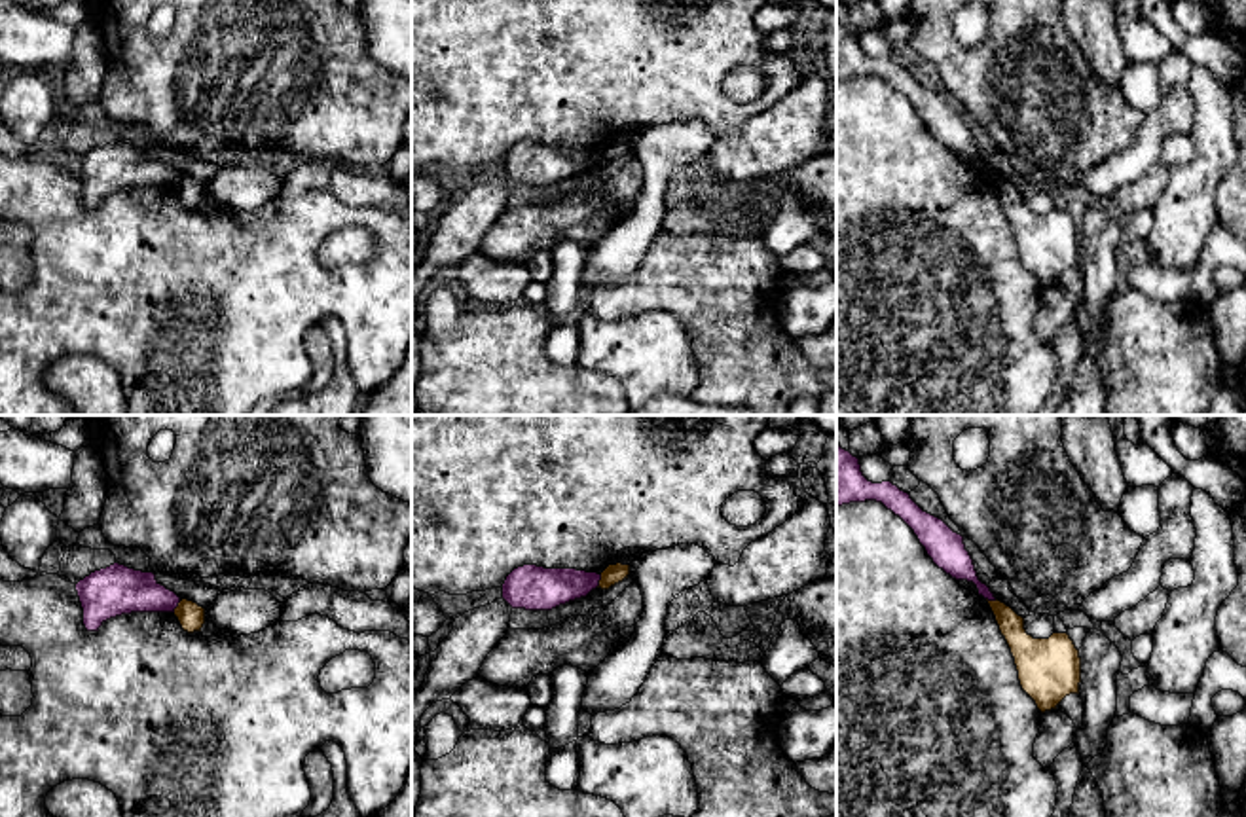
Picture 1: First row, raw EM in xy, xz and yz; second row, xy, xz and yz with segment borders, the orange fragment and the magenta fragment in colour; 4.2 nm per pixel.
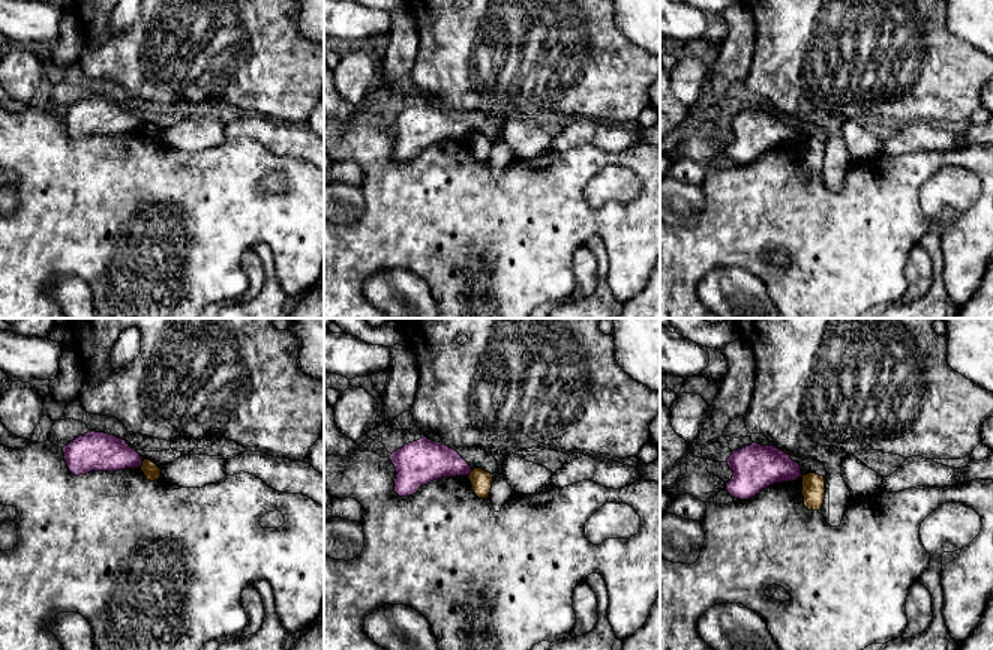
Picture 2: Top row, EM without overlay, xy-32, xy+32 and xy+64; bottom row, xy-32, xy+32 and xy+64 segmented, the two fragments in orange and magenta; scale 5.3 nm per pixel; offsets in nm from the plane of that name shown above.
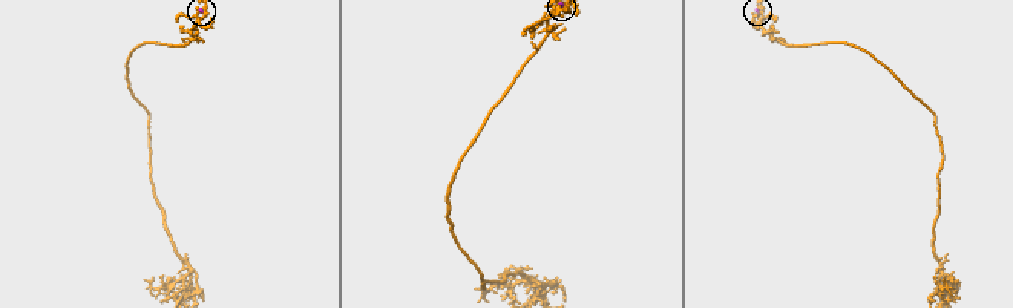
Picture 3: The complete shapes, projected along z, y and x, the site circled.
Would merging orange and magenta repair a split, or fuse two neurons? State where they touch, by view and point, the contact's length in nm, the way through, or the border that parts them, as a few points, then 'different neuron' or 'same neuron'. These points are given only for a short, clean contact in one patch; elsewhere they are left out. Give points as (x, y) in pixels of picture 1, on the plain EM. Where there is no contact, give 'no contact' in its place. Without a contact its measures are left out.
contact xz (600, 156); length 60 nm; border xz (602, 150), (596, 162); different neuron

